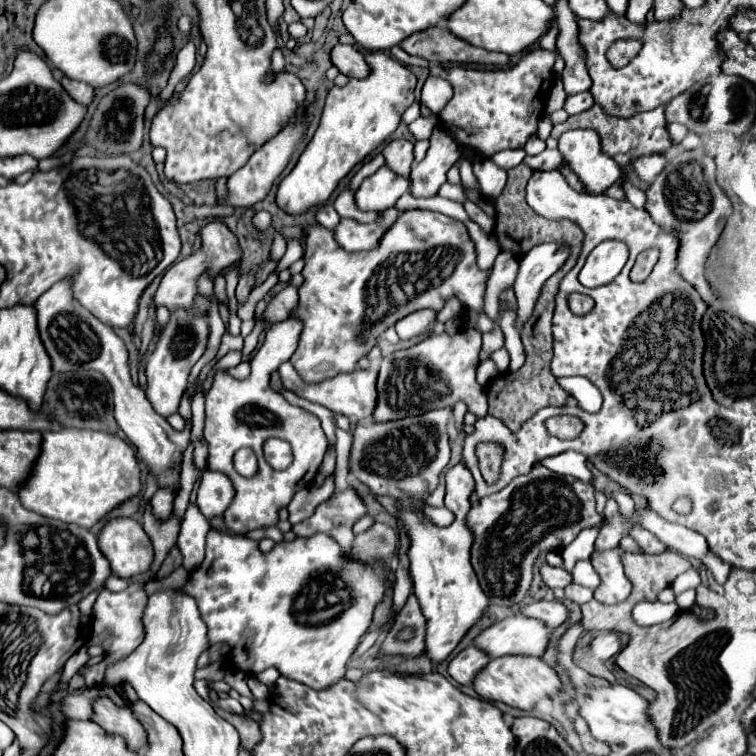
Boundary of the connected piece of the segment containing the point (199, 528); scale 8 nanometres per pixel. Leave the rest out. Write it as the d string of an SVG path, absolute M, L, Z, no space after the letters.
M191 503L187 507L185 519L181 523L181 531L179 531L179 539L177 545L183 553L183 567L187 571L197 569L197 565L201 565L203 557L205 557L205 537L209 531L209 521L205 521L203 513L197 509L195 503Z

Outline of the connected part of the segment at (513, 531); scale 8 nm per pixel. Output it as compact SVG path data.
M541 465L533 467L529 475L515 477L505 489L481 499L477 507L471 507L467 515L467 523L471 525L475 533L475 543L471 547L471 563L479 577L479 585L483 593L489 597L493 605L519 605L527 595L533 581L533 567L537 563L537 557L563 551L581 529L585 527L599 527L603 517L595 509L595 487L587 485L579 479L561 477Z

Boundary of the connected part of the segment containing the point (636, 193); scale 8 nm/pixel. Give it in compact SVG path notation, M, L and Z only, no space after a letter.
M623 175L621 179L623 179L623 187L625 187L625 195L627 195L627 199L629 199L635 207L645 209L645 193L641 193L637 187L633 187L633 185L627 181L627 175Z

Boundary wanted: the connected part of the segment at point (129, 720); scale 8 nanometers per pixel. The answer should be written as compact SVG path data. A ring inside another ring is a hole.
M107 697L97 699L93 707L95 707L93 721L97 725L101 725L105 731L123 735L127 739L127 743L135 751L139 751L139 749L143 749L147 745L147 741L145 741L145 729L141 729L141 725L137 723L137 719L133 717L133 713L131 713L129 707L121 709L121 707L113 705L113 701L107 699Z

